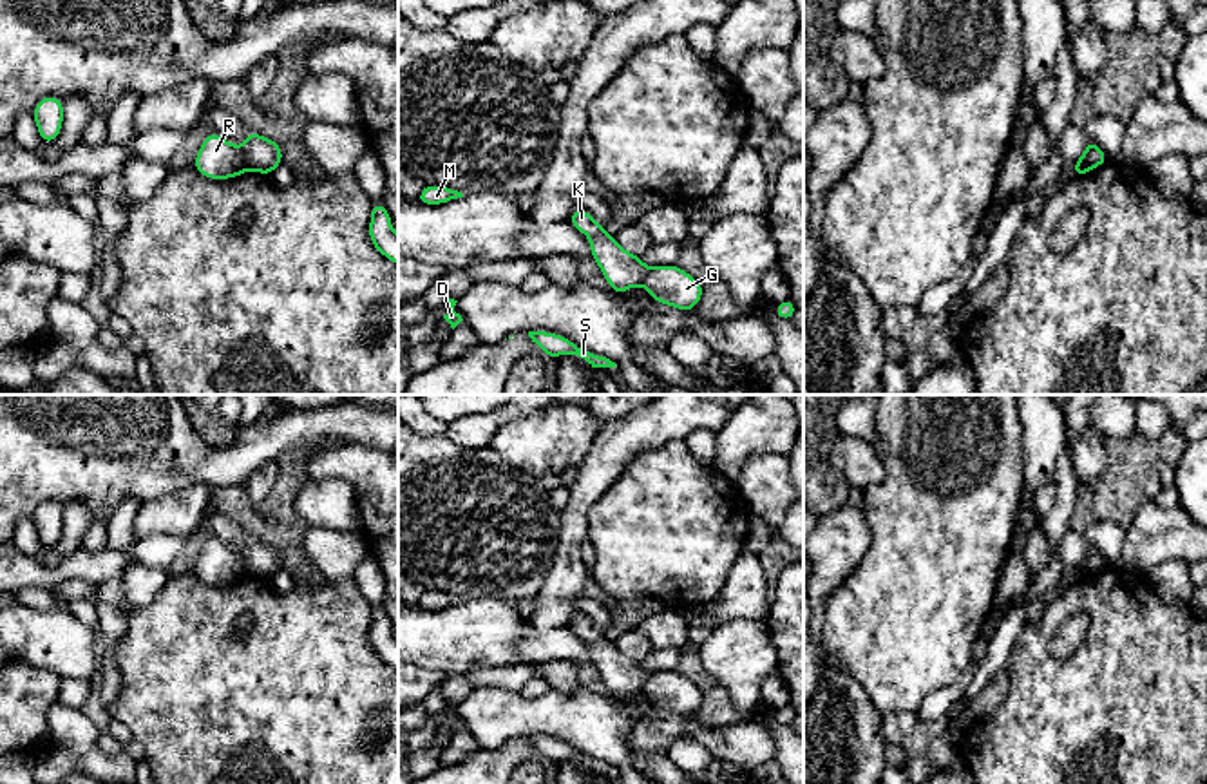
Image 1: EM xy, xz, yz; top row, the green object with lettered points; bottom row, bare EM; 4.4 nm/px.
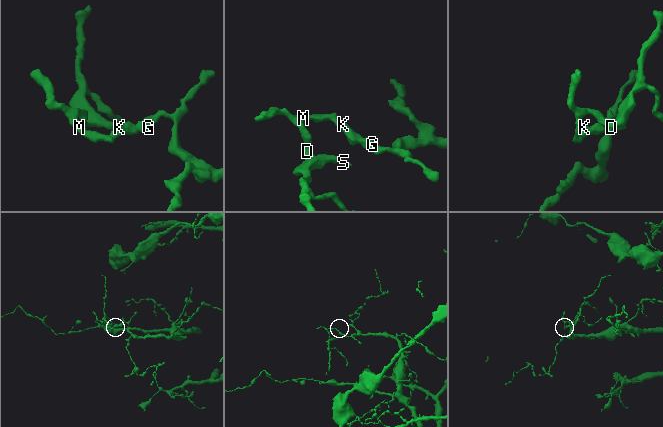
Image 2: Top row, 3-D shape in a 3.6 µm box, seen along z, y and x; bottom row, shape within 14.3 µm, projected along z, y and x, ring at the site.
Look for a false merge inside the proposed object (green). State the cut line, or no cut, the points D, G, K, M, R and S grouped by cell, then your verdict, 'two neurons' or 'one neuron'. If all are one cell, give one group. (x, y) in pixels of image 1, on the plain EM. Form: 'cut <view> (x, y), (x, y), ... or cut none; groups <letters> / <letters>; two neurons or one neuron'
cut xy (239, 554), (248, 574); groups D K M R S / G; two neurons

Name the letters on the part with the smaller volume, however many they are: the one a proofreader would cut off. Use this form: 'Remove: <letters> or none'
Remove: D, K, M, R, S

